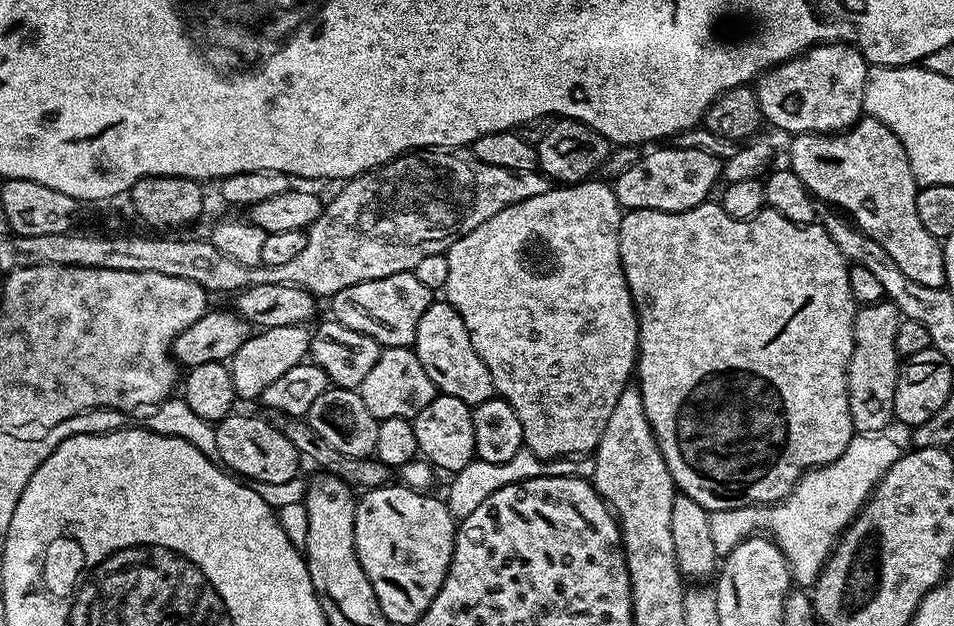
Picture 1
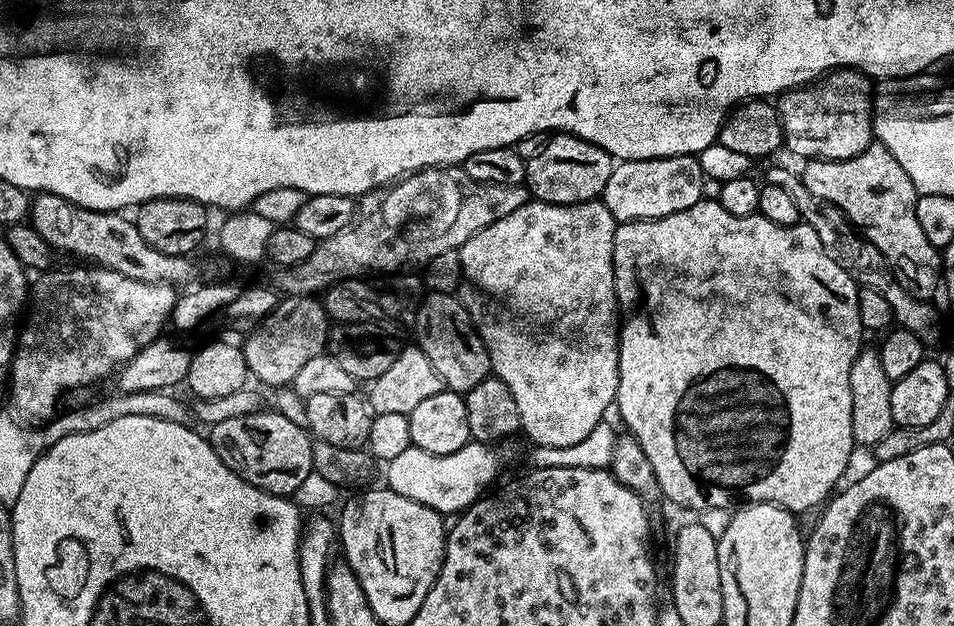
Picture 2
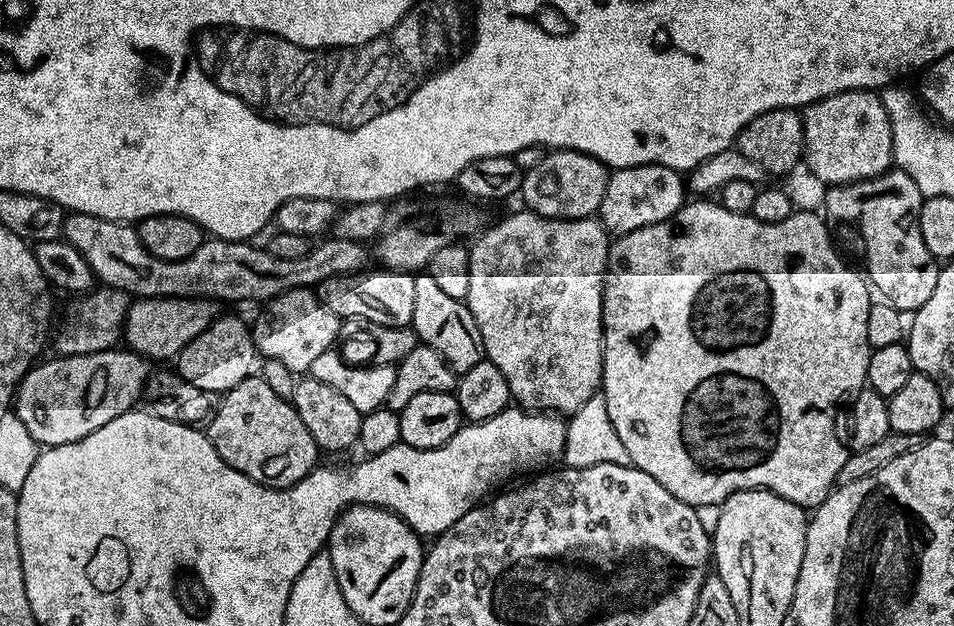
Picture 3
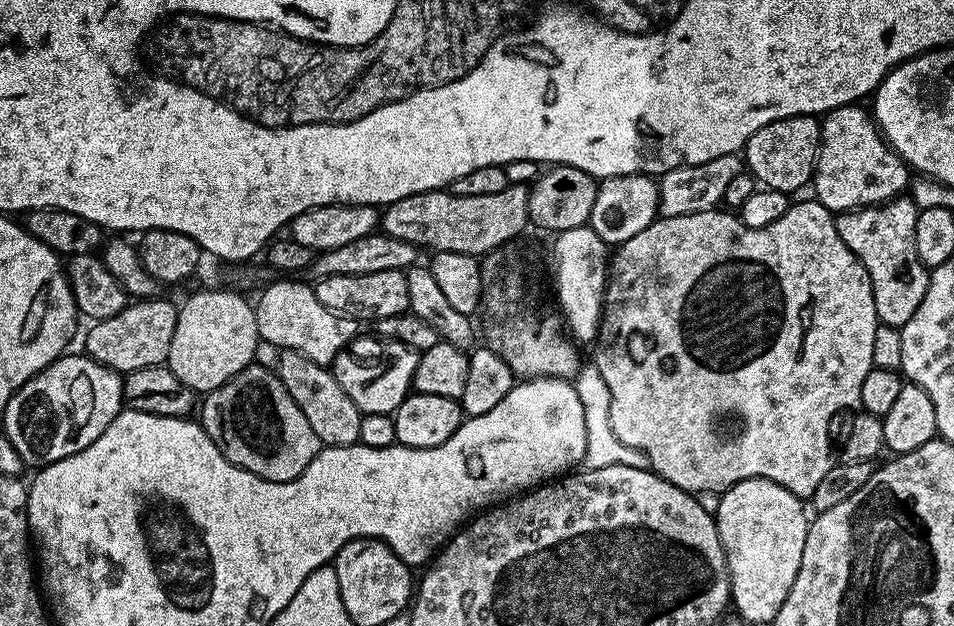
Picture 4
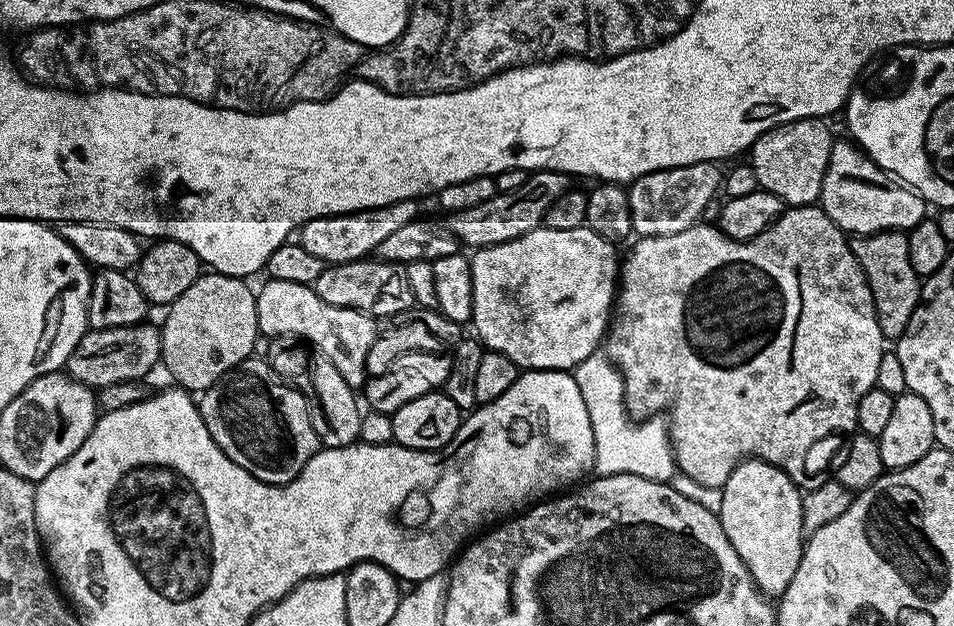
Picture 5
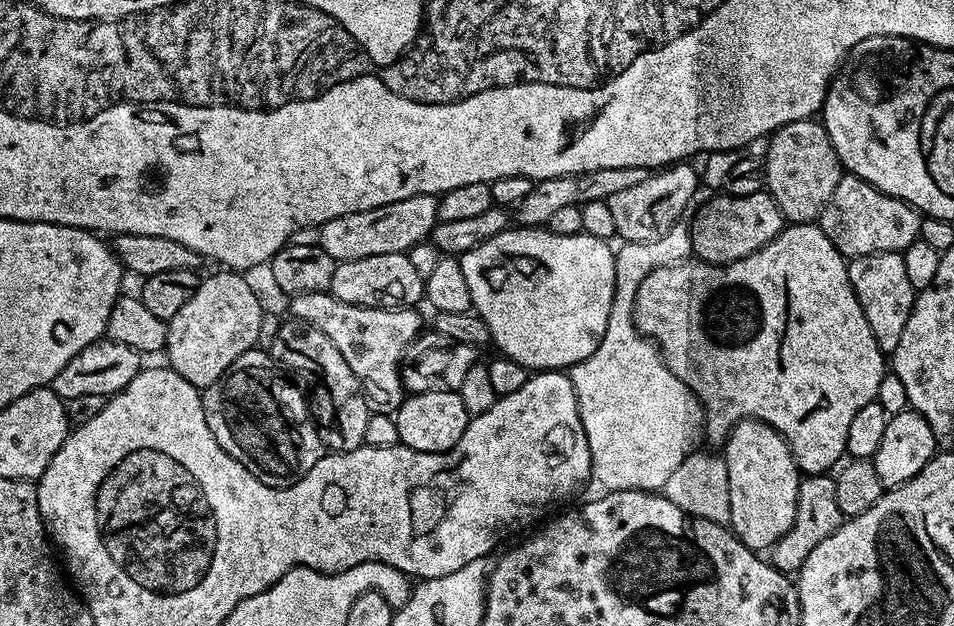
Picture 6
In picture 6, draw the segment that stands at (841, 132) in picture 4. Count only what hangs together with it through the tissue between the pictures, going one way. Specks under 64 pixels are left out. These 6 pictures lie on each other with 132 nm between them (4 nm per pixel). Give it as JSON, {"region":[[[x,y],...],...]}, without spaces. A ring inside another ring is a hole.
{"region":[[[841,175],[838,186],[818,221],[834,246],[846,258],[875,252],[903,252],[920,235],[922,213],[919,208],[870,186],[862,178]]]}

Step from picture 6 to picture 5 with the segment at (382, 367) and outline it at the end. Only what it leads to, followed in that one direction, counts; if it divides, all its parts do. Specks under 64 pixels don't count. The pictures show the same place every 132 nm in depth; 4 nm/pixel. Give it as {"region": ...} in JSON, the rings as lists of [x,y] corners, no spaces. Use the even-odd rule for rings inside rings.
{"region":[[[271,278],[265,281],[256,292],[260,336],[297,336],[309,340],[314,347],[328,355],[330,362],[334,362],[338,374],[346,378],[351,388],[363,389],[369,375],[368,355],[376,344],[377,321],[353,308],[330,306],[330,302],[322,302],[322,298],[318,298],[311,284],[278,282]]]}

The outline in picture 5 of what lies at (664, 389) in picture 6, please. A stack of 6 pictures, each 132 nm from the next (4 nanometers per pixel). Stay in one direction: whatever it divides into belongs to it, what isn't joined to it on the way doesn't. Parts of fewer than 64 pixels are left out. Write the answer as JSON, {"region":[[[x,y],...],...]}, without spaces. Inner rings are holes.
{"region":[[[597,350],[574,369],[574,375],[578,390],[582,390],[582,402],[586,402],[590,413],[590,426],[594,426],[595,471],[601,476],[638,474],[651,480],[671,481],[678,469],[669,425],[660,418],[644,418],[639,422],[633,419],[624,402],[624,379],[607,355]]]}

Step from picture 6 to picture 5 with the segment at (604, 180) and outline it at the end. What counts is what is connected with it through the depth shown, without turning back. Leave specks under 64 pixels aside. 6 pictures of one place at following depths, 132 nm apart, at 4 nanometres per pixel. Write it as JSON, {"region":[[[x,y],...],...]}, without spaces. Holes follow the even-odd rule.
{"region":[[[536,170],[529,175],[518,190],[509,192],[497,192],[494,198],[481,202],[471,210],[458,210],[449,212],[446,216],[446,227],[458,237],[461,245],[475,250],[494,246],[502,242],[510,242],[514,238],[522,238],[522,234],[530,234],[530,230],[541,227],[546,218],[546,210],[562,198],[573,187],[573,177],[567,172],[545,172]]]}

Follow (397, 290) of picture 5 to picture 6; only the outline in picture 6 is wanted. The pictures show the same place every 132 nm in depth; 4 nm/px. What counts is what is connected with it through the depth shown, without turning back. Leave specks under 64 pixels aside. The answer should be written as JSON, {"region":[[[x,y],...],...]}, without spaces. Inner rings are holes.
{"region":[[[374,254],[370,258],[341,260],[330,278],[328,291],[338,302],[363,308],[416,308],[424,300],[424,280],[407,254]]]}

